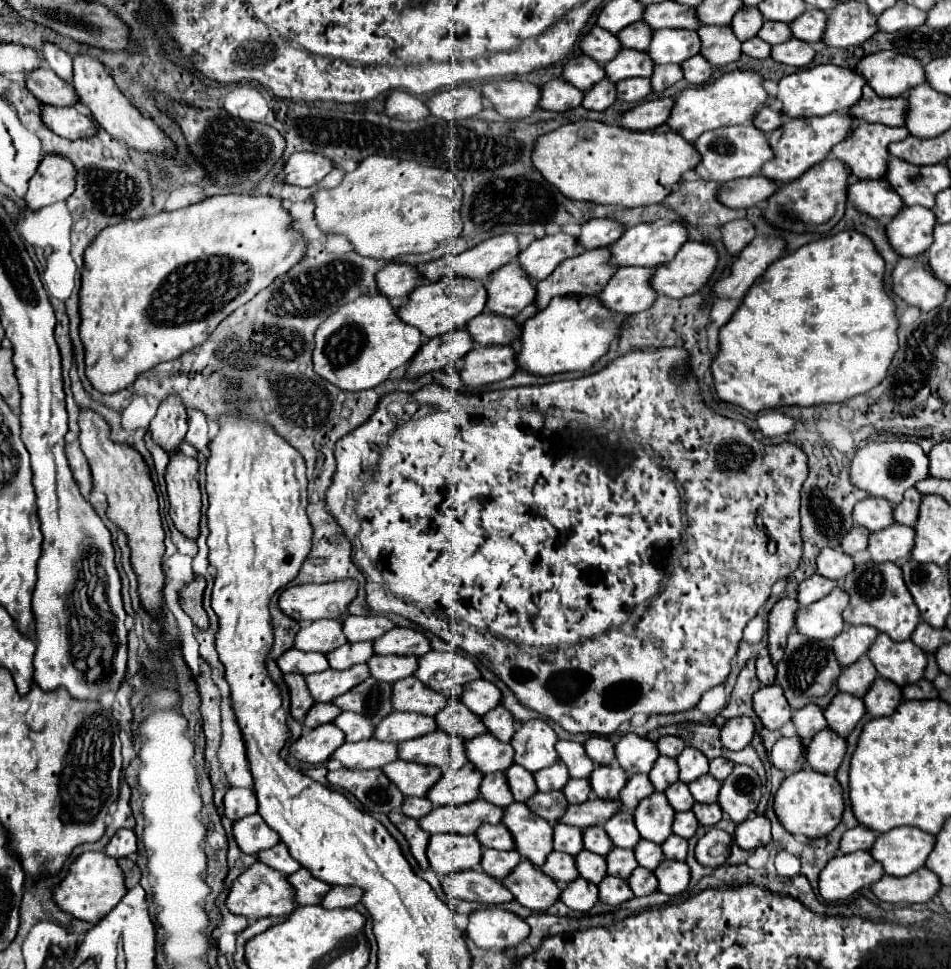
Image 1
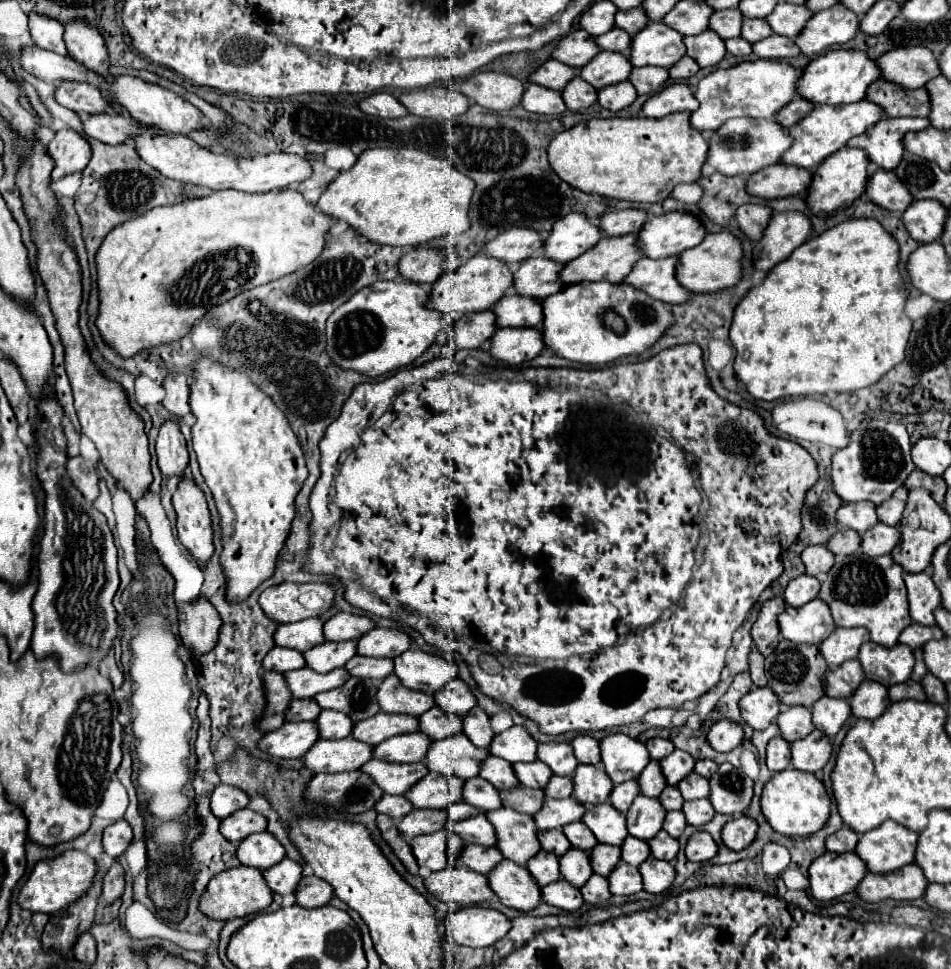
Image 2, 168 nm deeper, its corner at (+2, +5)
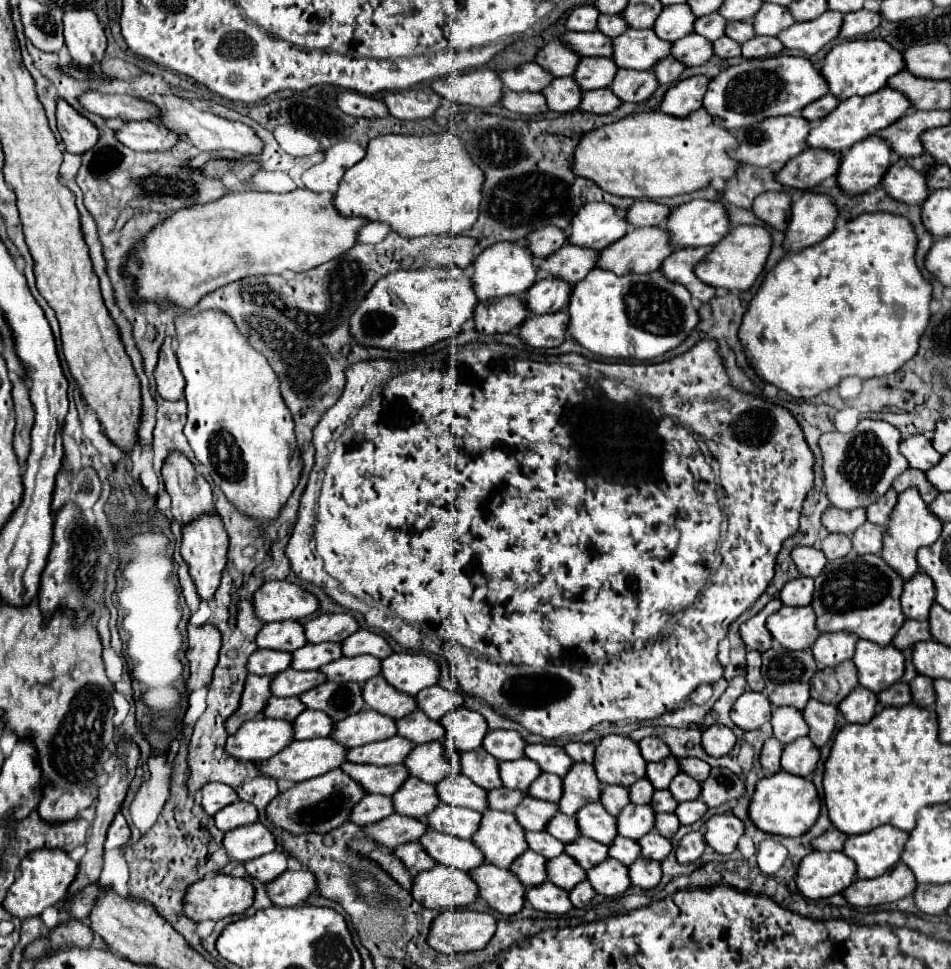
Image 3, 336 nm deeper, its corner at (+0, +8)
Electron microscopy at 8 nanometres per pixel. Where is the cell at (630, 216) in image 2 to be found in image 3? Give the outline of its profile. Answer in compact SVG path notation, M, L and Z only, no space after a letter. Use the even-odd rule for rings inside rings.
M635 201L635 205L631 205L631 209L627 211L627 221L639 223L643 227L663 227L667 223L667 217L671 213L669 205L661 205L655 201Z

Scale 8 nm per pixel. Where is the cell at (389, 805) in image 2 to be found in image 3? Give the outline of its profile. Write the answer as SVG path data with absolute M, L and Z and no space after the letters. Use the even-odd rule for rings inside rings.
M365 795L363 801L359 801L355 805L355 809L351 811L349 821L365 827L373 821L381 821L383 817L389 817L393 813L393 803L391 797L383 797L383 795Z

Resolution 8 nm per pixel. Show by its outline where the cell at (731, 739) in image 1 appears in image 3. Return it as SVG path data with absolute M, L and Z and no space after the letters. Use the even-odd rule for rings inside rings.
M711 725L709 729L703 731L703 739L701 739L701 745L705 749L707 755L711 757L723 757L727 755L733 745L735 745L735 735L729 727L725 725Z

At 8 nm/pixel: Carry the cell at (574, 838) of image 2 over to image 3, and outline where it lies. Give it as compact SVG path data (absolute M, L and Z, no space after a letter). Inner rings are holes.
M557 813L545 827L547 833L551 833L555 839L563 841L563 843L569 843L569 841L575 841L579 837L579 829L577 829L577 823L575 823L575 817L567 817L563 813Z

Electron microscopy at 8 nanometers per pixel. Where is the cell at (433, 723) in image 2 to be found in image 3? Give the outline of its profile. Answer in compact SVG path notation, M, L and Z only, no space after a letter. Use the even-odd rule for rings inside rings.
M413 711L407 717L395 721L397 735L409 739L415 745L441 741L445 737L445 729L439 721L429 721L429 717L423 711Z

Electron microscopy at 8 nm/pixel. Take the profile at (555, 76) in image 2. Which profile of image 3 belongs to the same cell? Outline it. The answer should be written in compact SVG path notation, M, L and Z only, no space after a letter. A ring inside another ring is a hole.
M523 63L515 69L507 69L499 73L505 89L511 91L541 91L551 83L551 75L541 69L537 63Z

